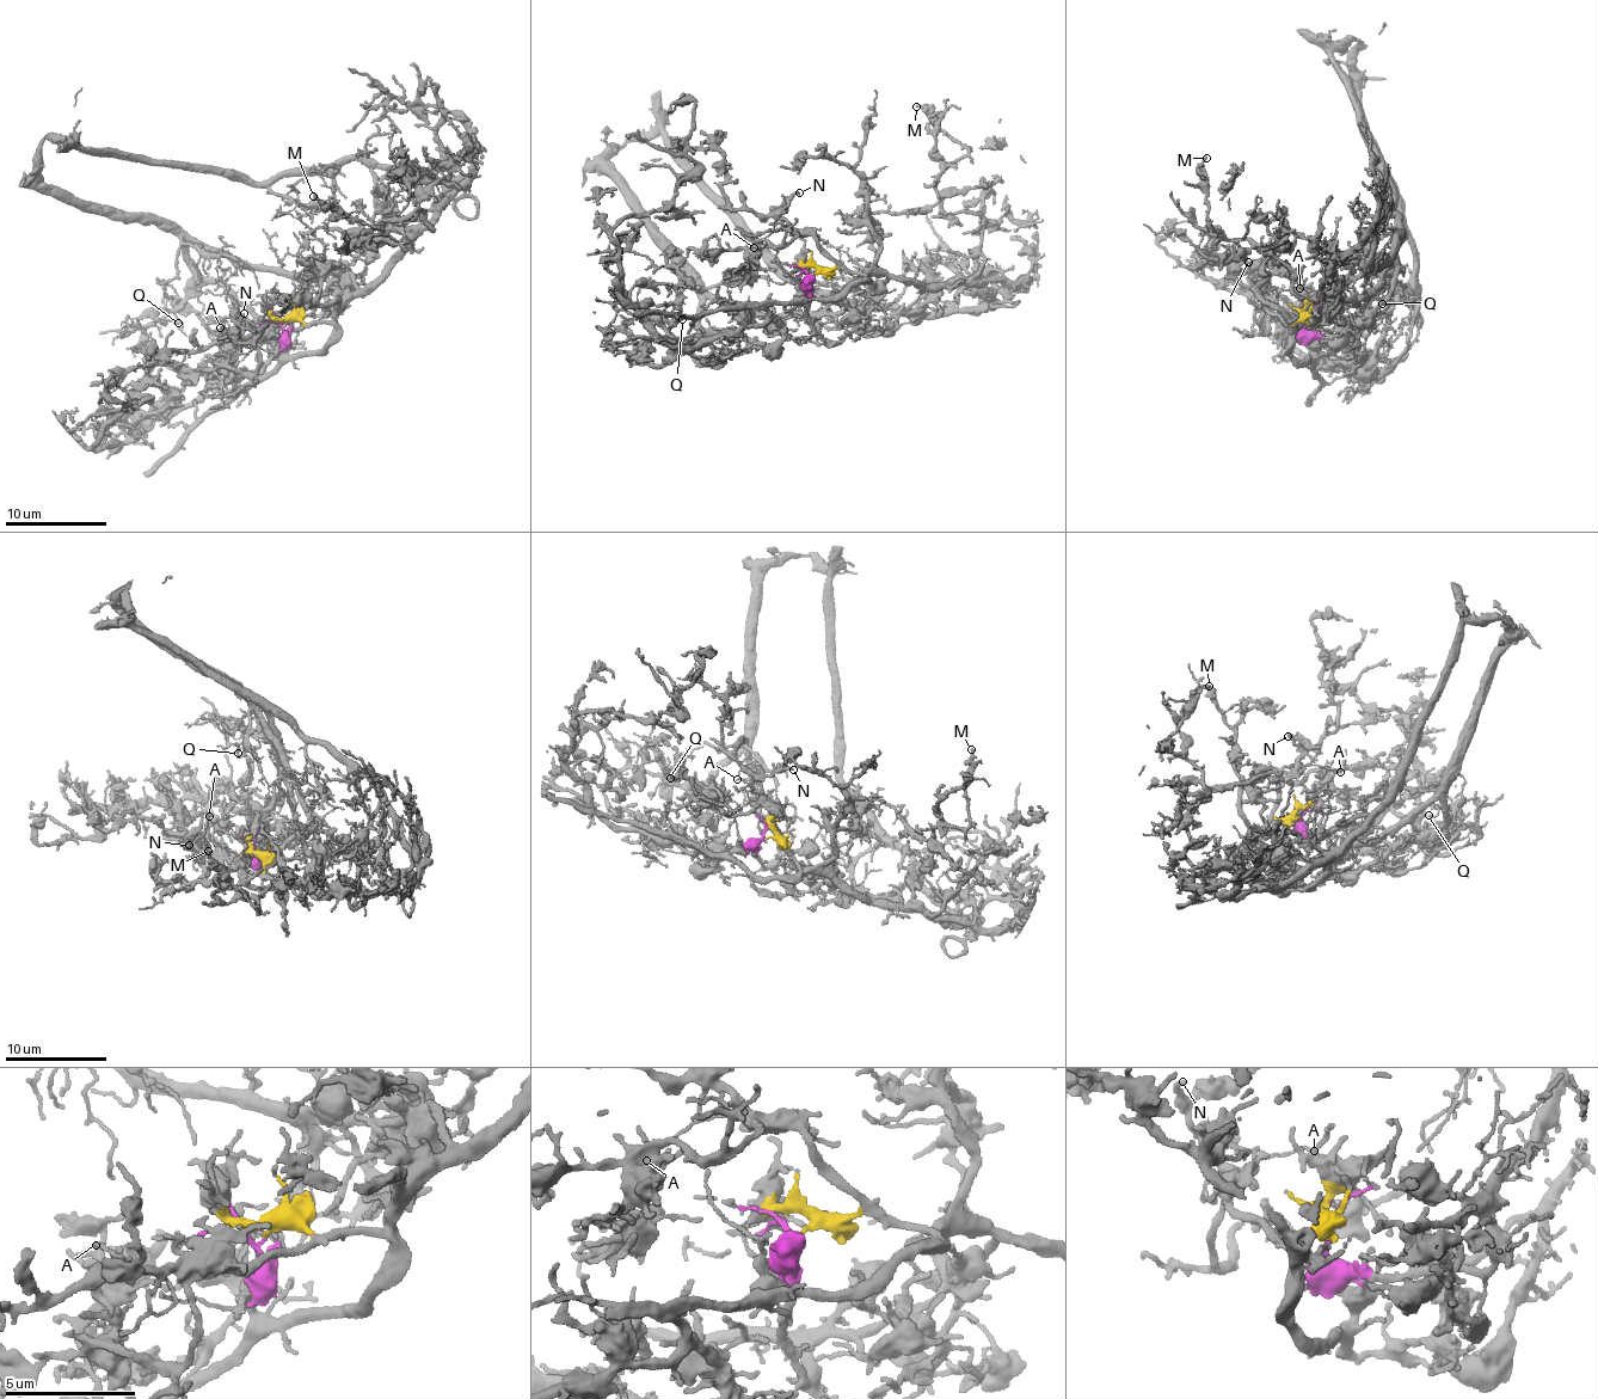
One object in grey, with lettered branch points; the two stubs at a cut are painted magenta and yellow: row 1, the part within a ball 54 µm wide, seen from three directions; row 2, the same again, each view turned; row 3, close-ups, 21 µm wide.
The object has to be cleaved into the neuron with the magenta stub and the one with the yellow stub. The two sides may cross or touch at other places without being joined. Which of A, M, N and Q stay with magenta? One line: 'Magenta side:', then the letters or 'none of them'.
Magenta side: Q

